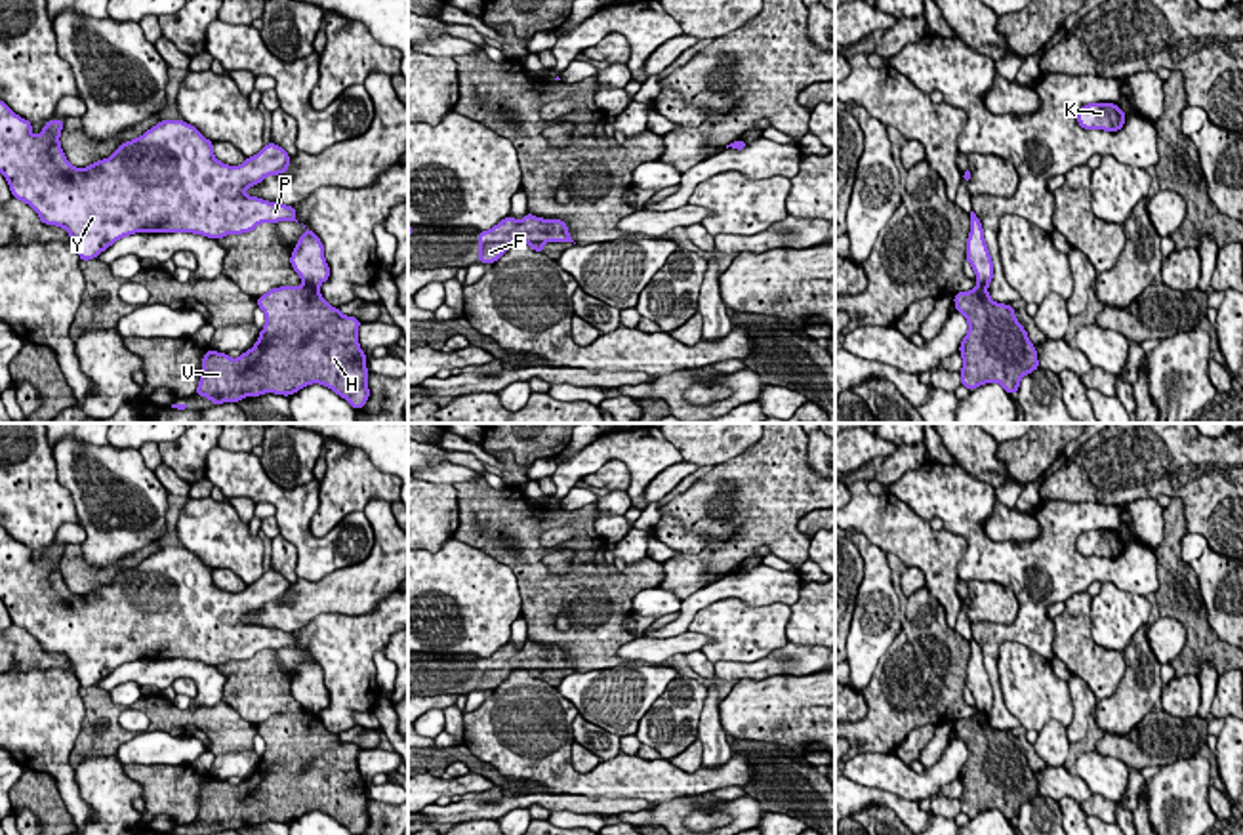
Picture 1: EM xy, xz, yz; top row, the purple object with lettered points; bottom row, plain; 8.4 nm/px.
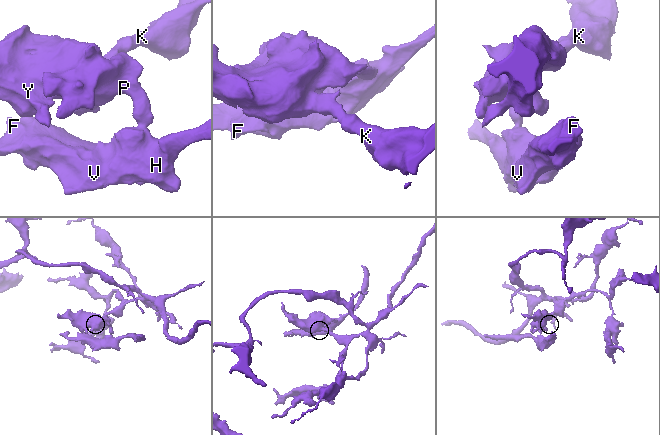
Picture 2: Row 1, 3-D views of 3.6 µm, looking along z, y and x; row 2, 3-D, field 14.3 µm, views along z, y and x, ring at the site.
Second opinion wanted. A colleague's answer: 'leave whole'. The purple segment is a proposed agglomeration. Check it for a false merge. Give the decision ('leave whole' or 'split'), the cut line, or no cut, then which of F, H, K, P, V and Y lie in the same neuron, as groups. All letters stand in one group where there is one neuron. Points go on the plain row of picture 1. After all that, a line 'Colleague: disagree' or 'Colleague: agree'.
split | xy (304, 710), (317, 715) | F H V / K P Y
Colleague: disagree

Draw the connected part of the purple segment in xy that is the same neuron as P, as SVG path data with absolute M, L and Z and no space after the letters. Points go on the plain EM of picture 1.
M0 526L0 601L6 604L11 623L29 631L44 652L63 654L80 688L95 686L116 667L135 660L193 660L208 665L242 662L261 650L295 648L295 635L248 623L248 614L259 612L267 602L286 601L290 581L275 570L267 570L257 581L240 593L229 593L214 583L214 570L185 547L160 547L137 566L126 568L111 585L97 587L88 595L74 595L59 570L65 547L48 547L38 562L31 560L32 549L15 541Z

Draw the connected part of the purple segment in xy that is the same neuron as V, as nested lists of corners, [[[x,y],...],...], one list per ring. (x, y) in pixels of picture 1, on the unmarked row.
[[[280,713],[257,724],[257,734],[265,740],[265,753],[257,768],[238,785],[208,776],[202,784],[200,810],[194,822],[206,824],[214,833],[238,829],[244,824],[275,820],[290,824],[299,816],[320,810],[345,825],[353,835],[368,829],[368,784],[358,772],[358,753],[355,743],[345,743],[322,724],[316,713]]]

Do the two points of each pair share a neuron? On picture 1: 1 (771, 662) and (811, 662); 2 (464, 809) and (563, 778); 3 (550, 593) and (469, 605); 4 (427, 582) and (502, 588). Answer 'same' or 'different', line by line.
1: same
2: different
3: different
4: same

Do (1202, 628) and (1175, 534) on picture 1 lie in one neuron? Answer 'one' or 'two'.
one

